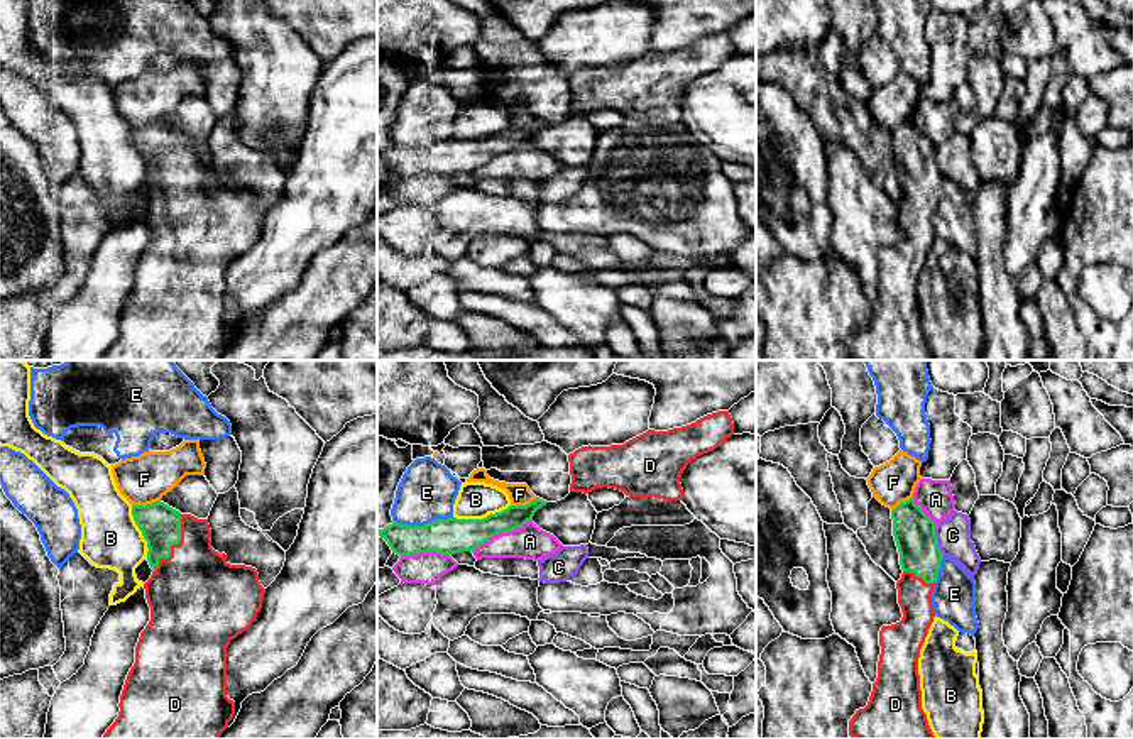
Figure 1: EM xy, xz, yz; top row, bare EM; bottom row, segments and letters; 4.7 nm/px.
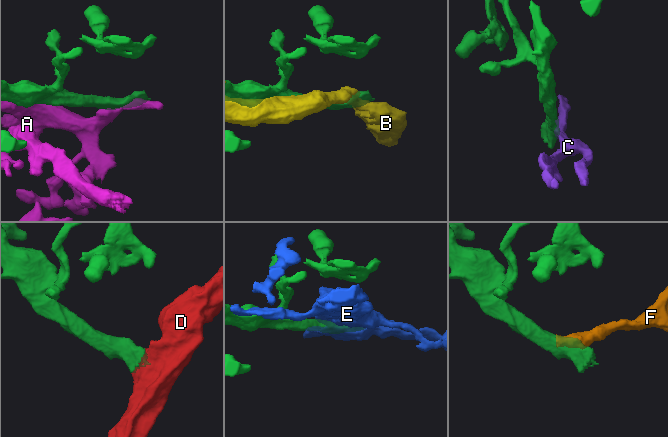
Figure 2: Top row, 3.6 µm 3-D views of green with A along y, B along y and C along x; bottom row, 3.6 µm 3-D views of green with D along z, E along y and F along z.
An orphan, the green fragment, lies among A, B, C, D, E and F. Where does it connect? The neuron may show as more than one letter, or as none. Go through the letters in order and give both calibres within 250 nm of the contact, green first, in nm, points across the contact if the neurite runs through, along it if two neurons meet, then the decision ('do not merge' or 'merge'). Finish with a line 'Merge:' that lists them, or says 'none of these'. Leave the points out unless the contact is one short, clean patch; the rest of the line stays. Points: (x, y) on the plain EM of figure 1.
A: calibres 170 and 160 nm; do not merge
B: calibres 170 and 180 nm; do not merge
C: calibres 200 and 160 nm; border yz (935, 146), (935, 163), (944, 176); do not merge
D: calibres 190 and 400 nm; way xy (161, 146), (173, 164), (195, 212); merge
E: calibres 170 and 280 nm; do not merge
F: calibres 190 and 240 nm; border xy (159, 120), (132, 127); do not merge
Merge: D

